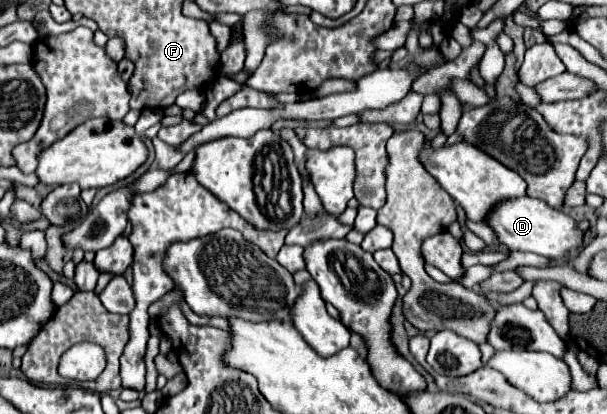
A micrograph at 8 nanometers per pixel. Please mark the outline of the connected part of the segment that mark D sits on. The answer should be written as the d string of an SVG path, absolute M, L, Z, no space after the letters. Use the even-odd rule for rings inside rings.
M517 197L503 201L499 207L495 205L495 211L485 219L485 223L493 229L499 243L509 251L529 251L543 257L567 257L571 255L571 249L579 247L583 241L583 233L569 215L533 197Z

